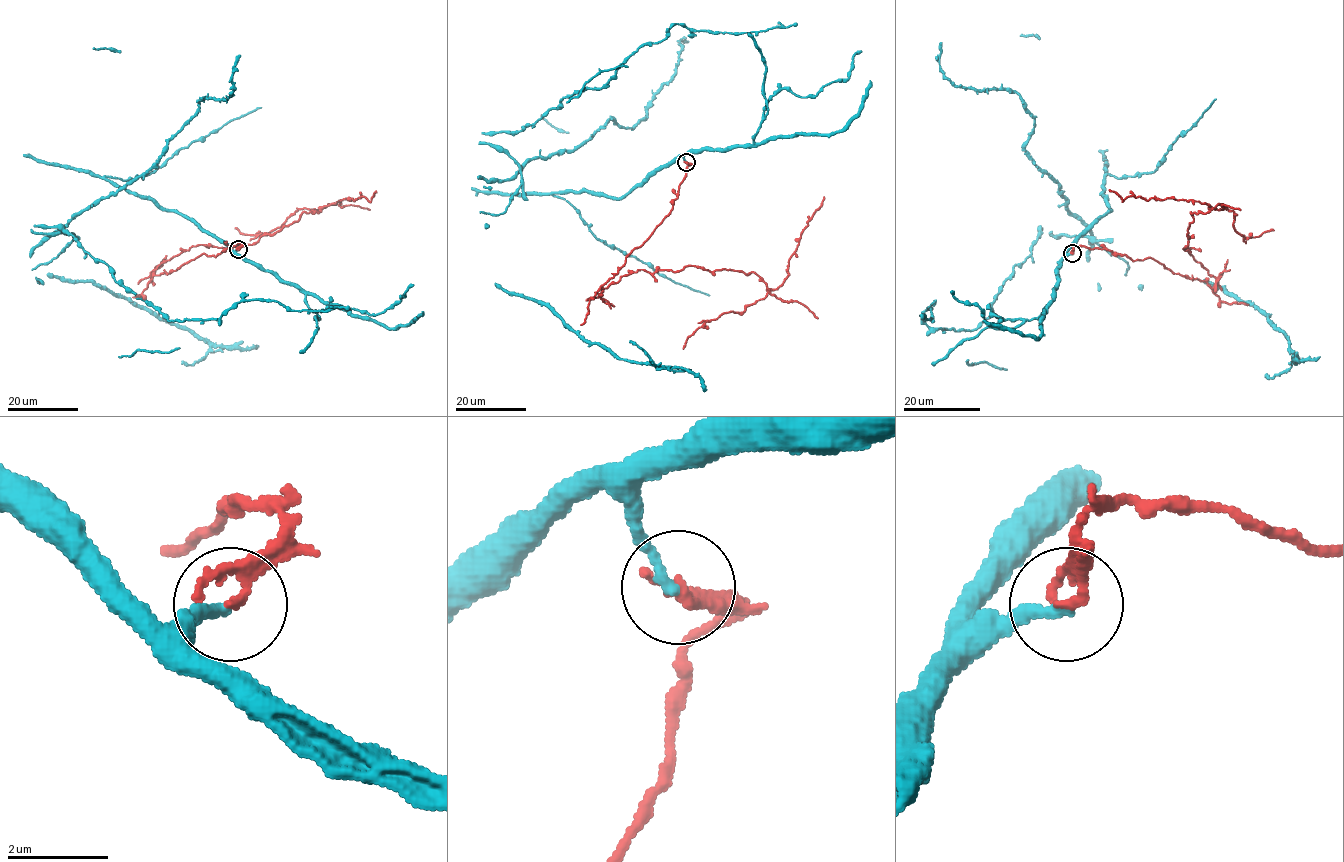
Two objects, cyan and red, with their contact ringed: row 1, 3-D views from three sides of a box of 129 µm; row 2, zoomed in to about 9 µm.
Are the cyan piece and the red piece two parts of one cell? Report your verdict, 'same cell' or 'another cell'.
another cell

